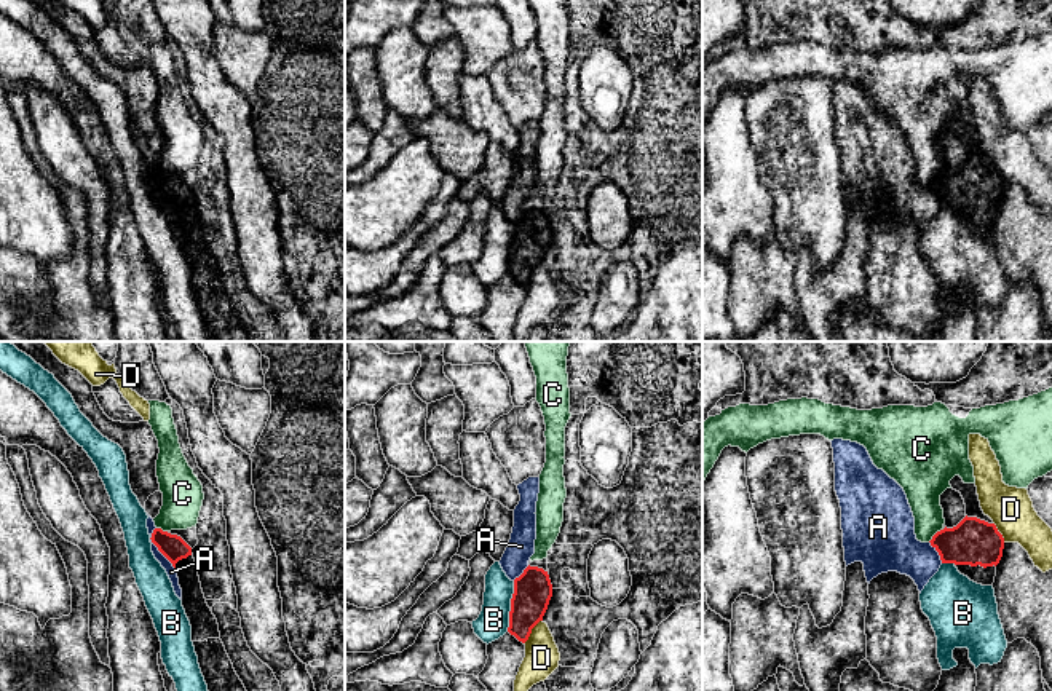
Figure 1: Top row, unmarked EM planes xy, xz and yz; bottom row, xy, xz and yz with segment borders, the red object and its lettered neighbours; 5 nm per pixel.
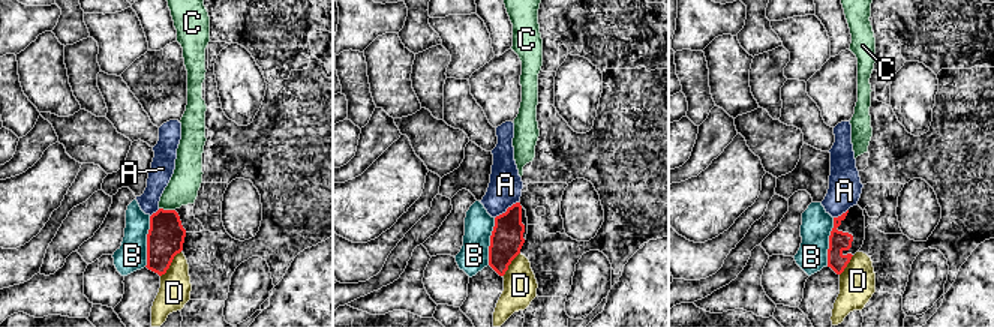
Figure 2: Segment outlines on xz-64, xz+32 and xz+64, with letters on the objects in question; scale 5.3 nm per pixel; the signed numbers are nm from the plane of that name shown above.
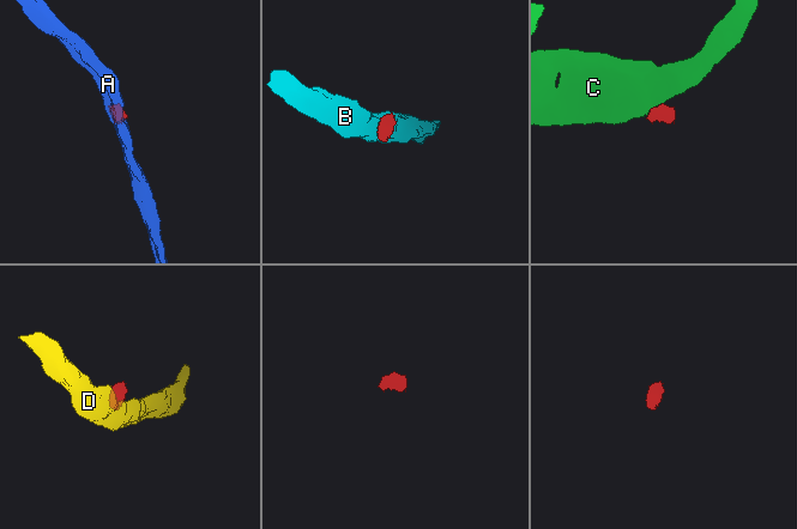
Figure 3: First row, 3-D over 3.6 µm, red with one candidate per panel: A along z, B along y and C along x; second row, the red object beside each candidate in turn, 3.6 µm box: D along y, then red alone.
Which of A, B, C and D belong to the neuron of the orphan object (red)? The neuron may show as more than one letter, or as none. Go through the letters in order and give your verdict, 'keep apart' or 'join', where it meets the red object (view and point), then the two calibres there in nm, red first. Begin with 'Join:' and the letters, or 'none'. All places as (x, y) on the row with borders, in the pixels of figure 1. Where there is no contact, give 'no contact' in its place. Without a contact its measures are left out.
Join: none
A: keep apart; meets red in xy at (157, 546); 120 nm thick on the red side, 50 nm on the other
B: keep apart; meets red in xz at (511, 607); 190 nm thick on the red side, 160 nm on the other
C: keep apart; meets red in yz at (936, 533); 240 nm thick on the red side, 200 nm on the other
D: keep apart; meets red in xz at (530, 632); 190 nm thick on the red side, 180 nm on the other

